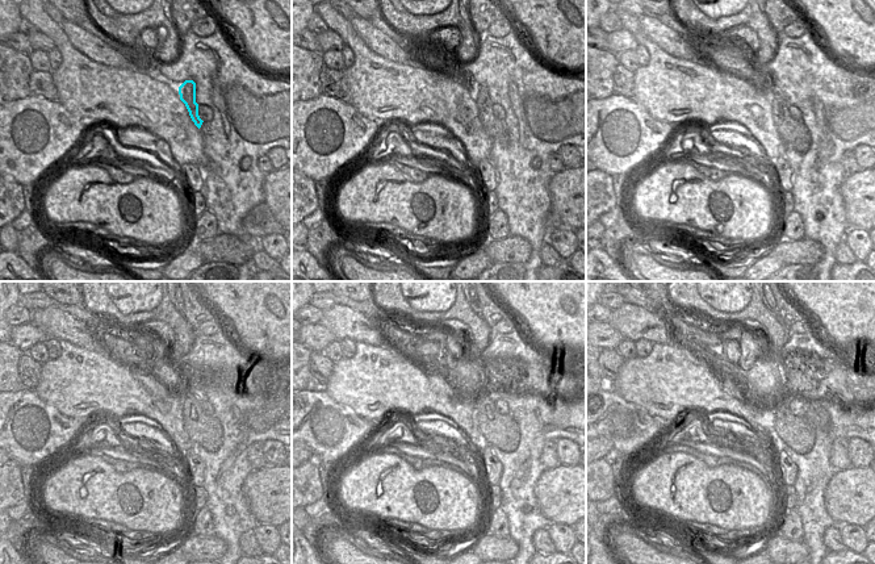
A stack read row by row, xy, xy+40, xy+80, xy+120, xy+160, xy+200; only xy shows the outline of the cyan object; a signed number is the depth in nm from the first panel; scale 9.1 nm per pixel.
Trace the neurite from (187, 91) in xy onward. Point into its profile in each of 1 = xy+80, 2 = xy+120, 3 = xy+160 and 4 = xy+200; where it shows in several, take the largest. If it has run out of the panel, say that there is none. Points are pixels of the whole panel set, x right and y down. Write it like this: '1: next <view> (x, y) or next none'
1: next xy+80 (792, 133)
2: next xy+120 (206, 431)
3: next xy+160 (499, 430)
4: next xy+200 (798, 433)

